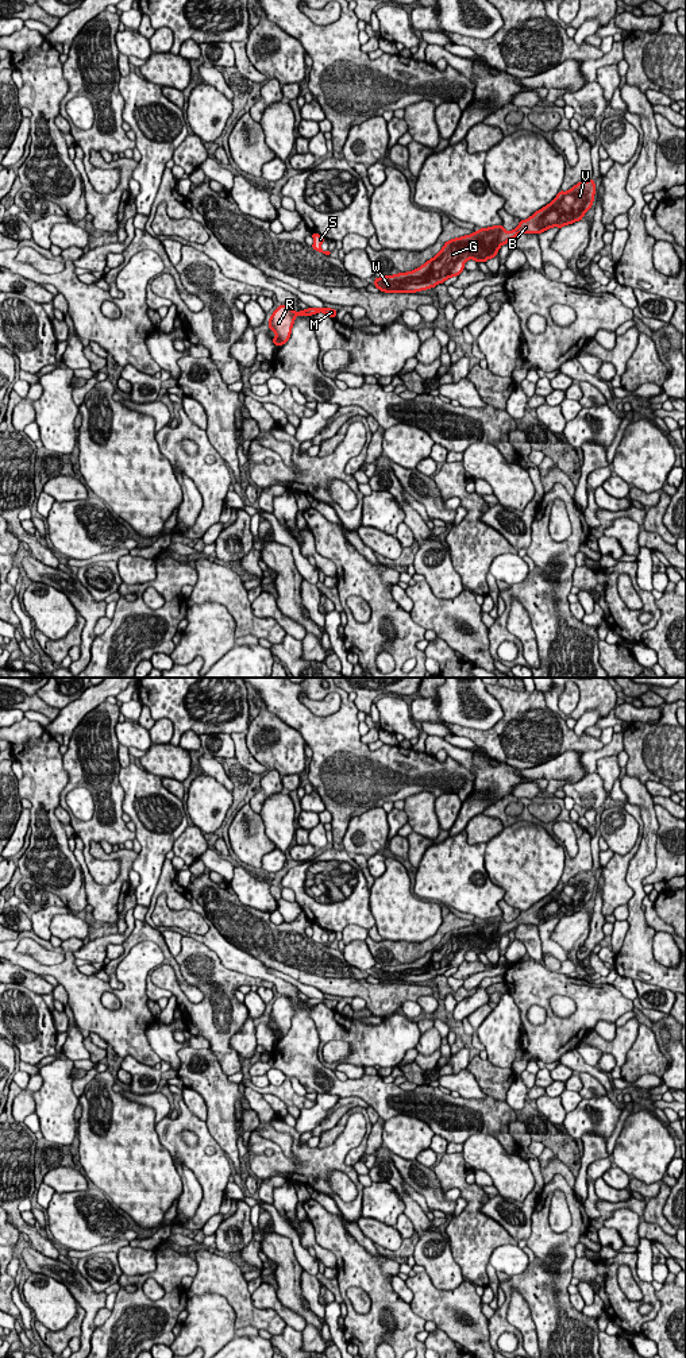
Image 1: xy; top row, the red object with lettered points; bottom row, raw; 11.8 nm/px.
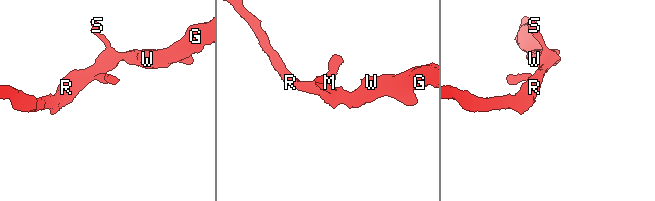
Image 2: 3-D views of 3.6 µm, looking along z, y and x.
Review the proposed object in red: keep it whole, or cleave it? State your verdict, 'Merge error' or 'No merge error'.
No merge error

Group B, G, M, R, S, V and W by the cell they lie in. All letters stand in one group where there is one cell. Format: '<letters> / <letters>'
B G M R S V W

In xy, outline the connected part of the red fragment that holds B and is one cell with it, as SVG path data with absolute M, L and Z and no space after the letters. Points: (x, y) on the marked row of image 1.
M591 178L578 182L569 192L559 190L550 204L521 220L514 229L508 232L498 224L451 239L423 266L413 271L374 278L374 286L385 293L416 293L435 288L458 277L465 270L466 261L474 259L479 263L497 256L500 247L519 234L542 234L552 227L562 228L582 220L593 205L594 194L596 182Z

